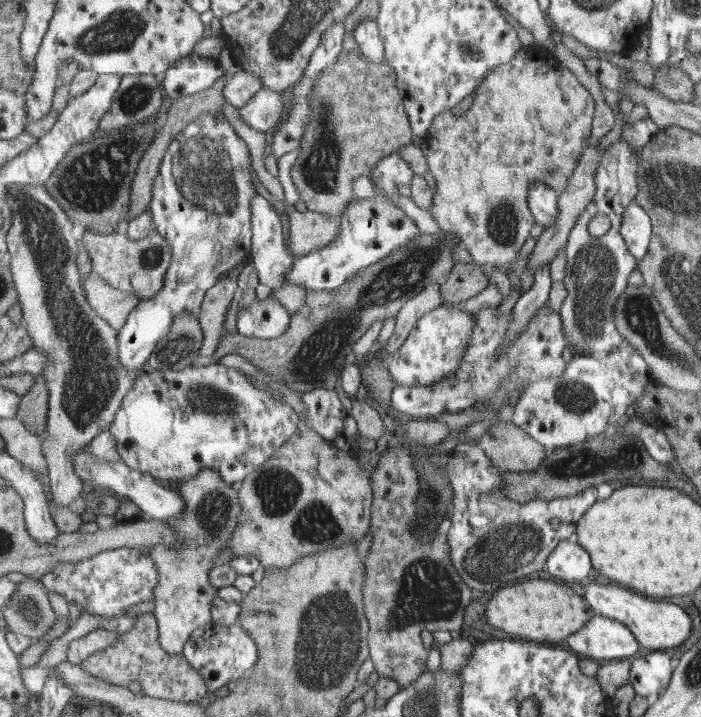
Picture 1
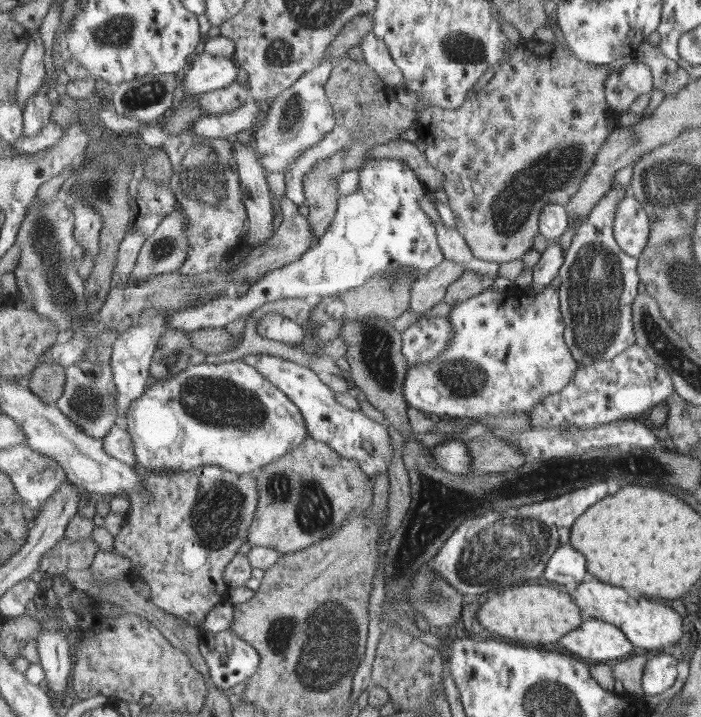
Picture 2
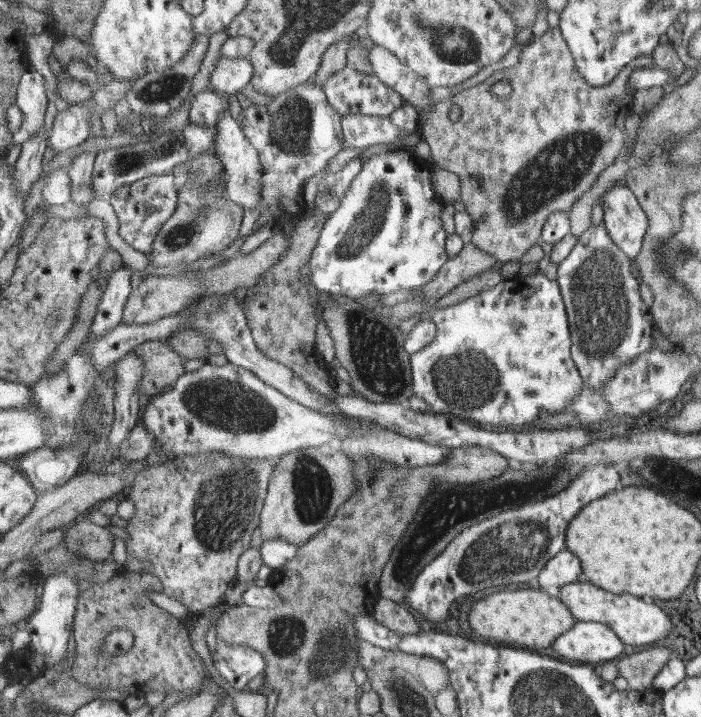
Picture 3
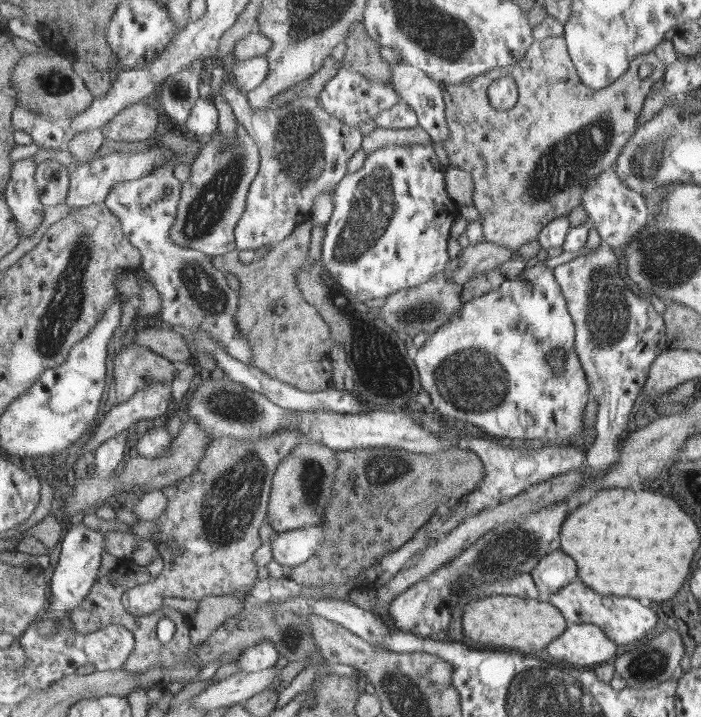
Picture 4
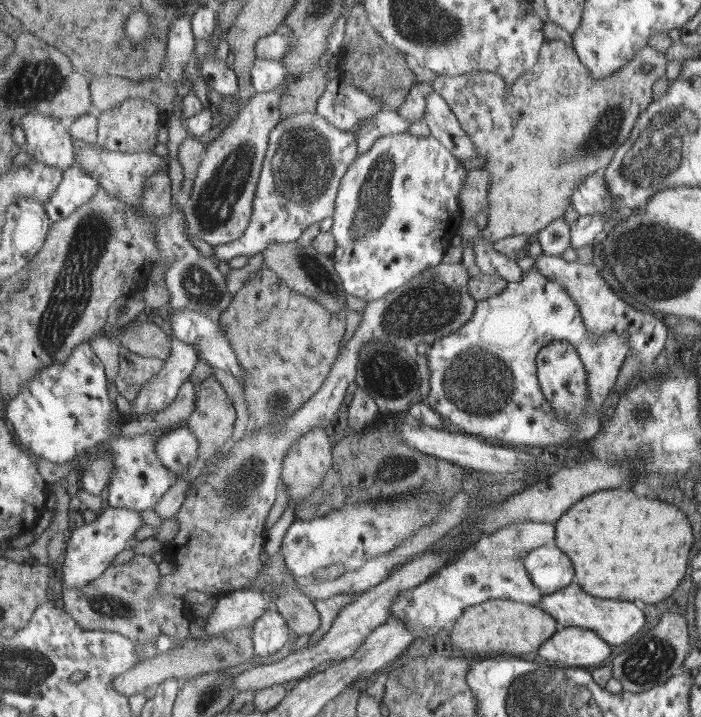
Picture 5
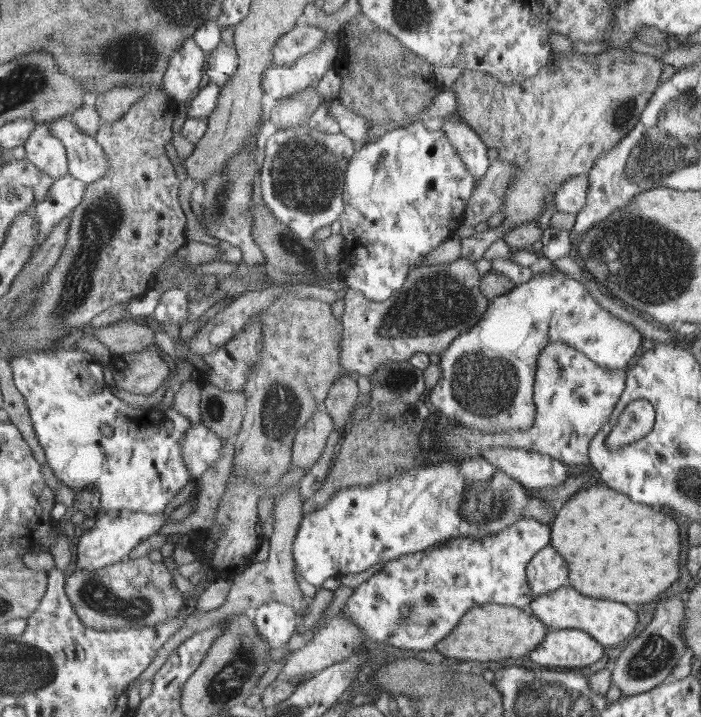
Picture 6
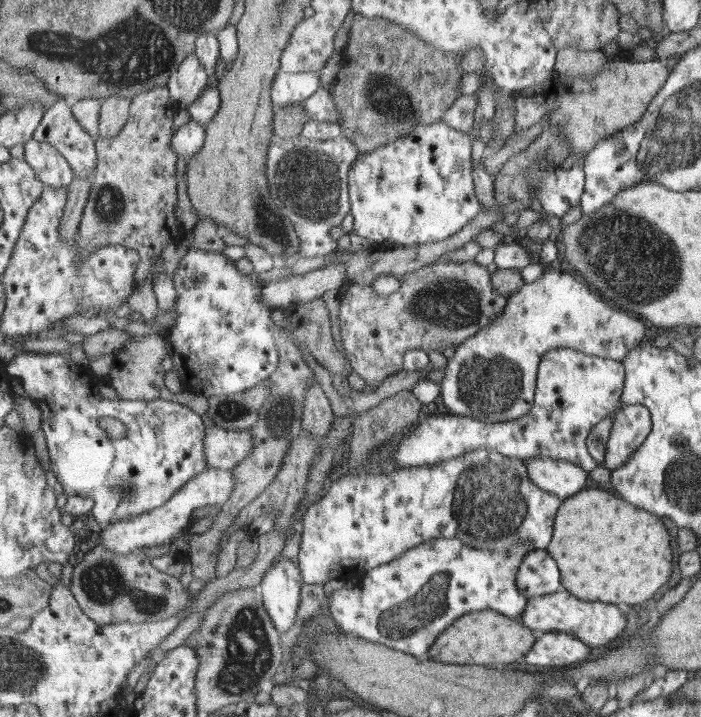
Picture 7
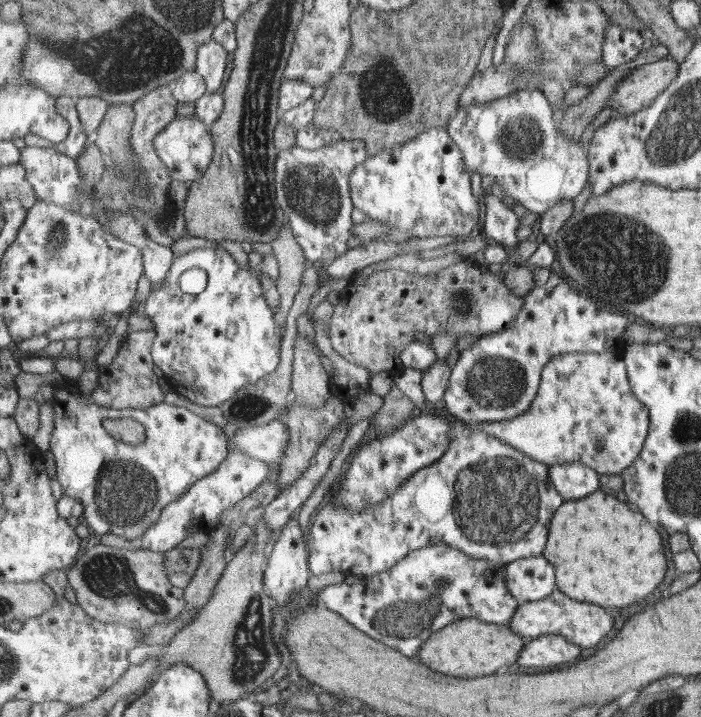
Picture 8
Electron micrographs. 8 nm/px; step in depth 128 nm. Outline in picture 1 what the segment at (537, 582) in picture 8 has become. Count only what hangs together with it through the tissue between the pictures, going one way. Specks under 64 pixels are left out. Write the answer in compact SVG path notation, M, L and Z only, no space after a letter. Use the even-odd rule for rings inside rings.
M574 537L561 541L550 554L546 570L558 581L584 581L593 574L589 551Z

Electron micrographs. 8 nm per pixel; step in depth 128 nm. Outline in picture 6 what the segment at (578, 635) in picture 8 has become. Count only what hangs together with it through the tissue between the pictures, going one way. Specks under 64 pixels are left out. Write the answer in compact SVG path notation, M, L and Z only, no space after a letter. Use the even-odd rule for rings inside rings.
M568 585L561 589L535 596L531 604L531 613L548 626L554 629L579 629L585 630L595 637L604 647L615 647L621 645L623 640L628 640L629 636L637 630L639 626L639 616L633 608L629 608L623 602L613 602L613 600L597 600L597 598L583 595L575 587Z

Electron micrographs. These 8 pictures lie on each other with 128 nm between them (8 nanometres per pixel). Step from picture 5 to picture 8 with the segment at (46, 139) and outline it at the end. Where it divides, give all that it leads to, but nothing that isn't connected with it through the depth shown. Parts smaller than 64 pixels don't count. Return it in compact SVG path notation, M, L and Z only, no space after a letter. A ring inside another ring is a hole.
M28 144L22 150L20 160L27 171L27 180L33 184L38 199L47 199L67 208L72 200L78 200L77 197L81 196L83 181L79 176L79 168L77 168L75 158L71 158L71 156L52 147L37 147Z

